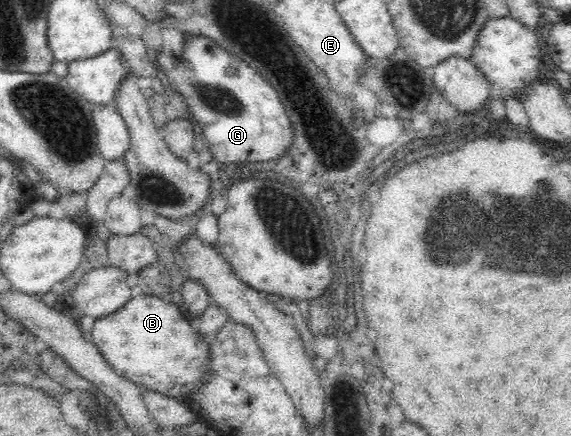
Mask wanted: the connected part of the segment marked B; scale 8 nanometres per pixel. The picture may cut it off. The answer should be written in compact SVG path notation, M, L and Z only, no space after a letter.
M134 296L116 312L96 319L92 344L118 375L164 396L192 395L209 378L208 340L194 334L190 318L180 308L157 296Z

